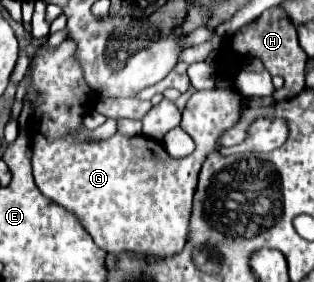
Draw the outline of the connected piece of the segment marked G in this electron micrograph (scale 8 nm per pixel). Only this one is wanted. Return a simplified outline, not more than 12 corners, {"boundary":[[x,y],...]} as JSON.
{"boundary":[[73,42],[35,86],[33,176],[113,254],[179,254],[197,174],[239,120],[233,88],[199,90],[159,142],[69,136],[73,92]]}

